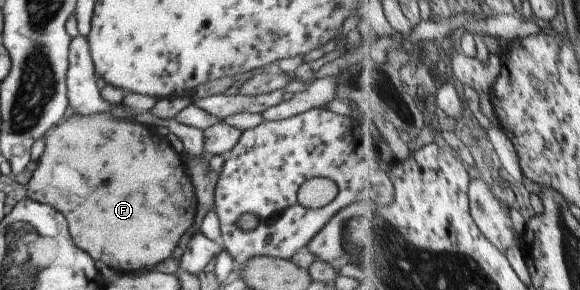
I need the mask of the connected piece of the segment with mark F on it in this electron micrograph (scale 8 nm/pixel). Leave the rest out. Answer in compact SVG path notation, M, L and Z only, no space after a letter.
M108 112L72 115L48 131L44 141L46 150L27 184L27 199L50 202L66 218L74 244L94 260L102 260L106 266L114 268L118 274L138 274L160 264L194 224L197 197L181 156L165 137L149 126L140 126L130 119L112 119Z

